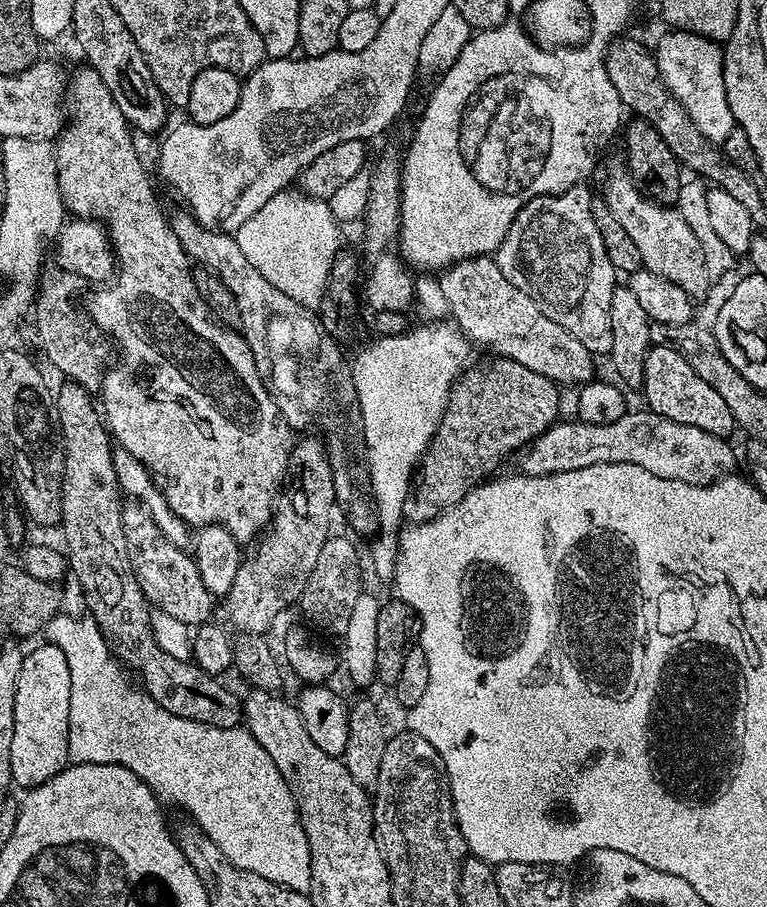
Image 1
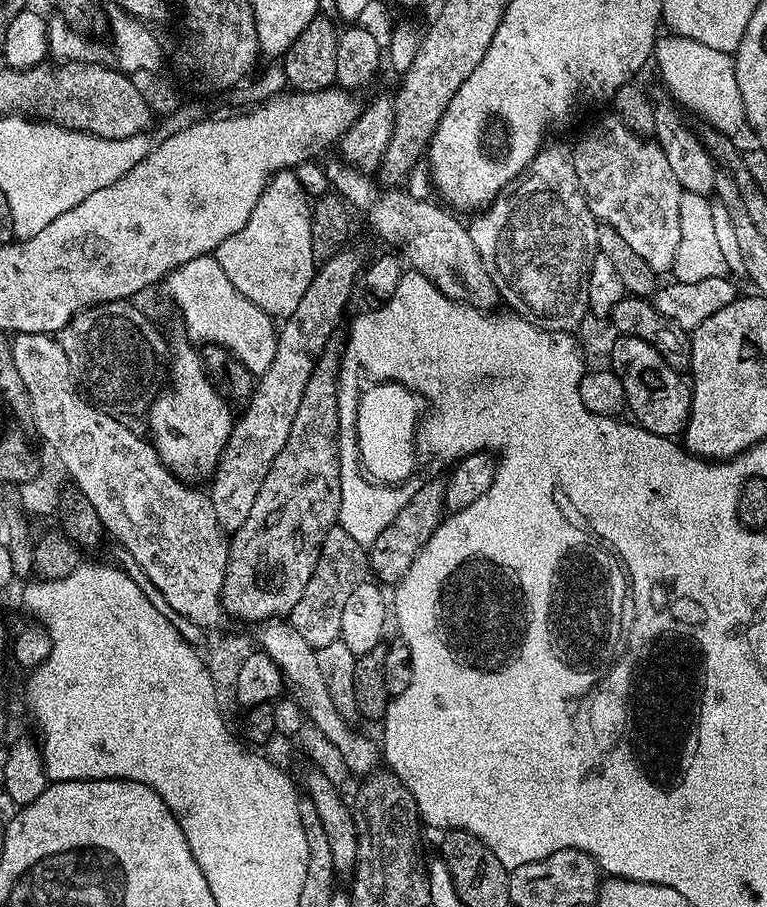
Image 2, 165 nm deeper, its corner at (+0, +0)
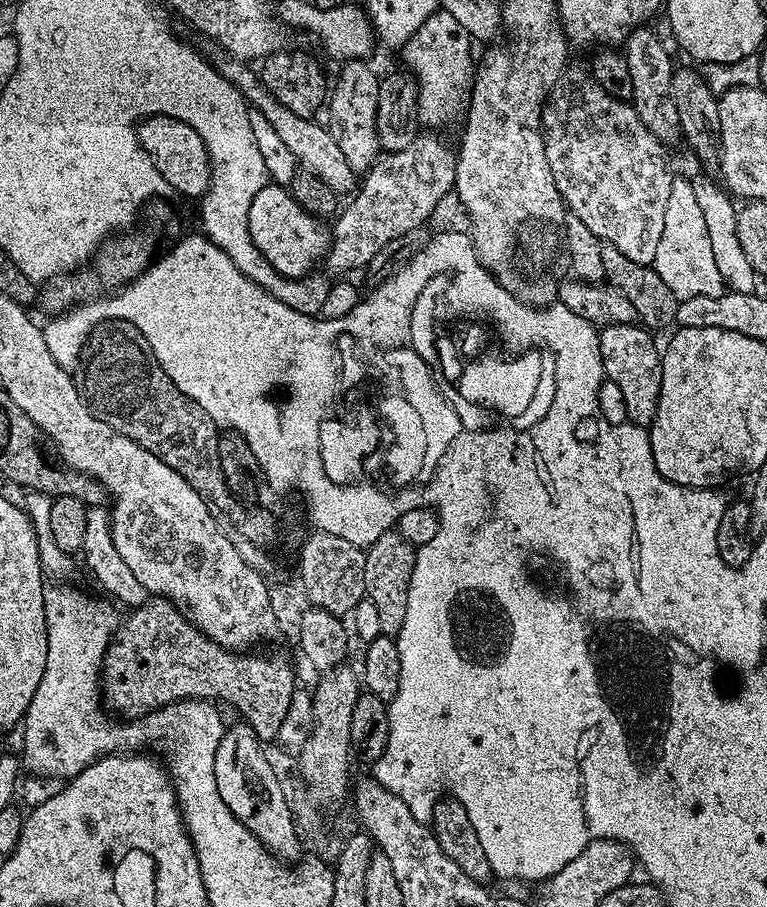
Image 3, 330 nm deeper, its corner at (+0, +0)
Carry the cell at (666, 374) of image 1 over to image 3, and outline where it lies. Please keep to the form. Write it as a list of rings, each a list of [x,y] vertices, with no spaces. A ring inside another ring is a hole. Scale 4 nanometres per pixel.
[[[635,323],[611,324],[599,329],[599,334],[605,377],[621,388],[629,421],[641,426],[651,425],[658,406],[658,396],[662,390],[662,362],[660,361],[662,352],[658,344],[656,348],[655,342],[652,341],[653,333],[639,323]]]

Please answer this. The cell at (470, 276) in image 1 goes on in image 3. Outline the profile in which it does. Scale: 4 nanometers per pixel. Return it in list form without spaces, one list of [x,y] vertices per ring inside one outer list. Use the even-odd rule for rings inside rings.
[[[227,54],[221,55],[221,57],[221,60],[215,61],[215,65],[222,74],[222,78],[229,80],[240,91],[240,95],[248,101],[249,105],[257,113],[260,111],[264,115],[266,123],[272,124],[277,138],[280,139],[281,146],[300,163],[299,167],[305,172],[322,178],[322,182],[326,182],[326,186],[330,186],[330,190],[334,190],[337,194],[344,194],[348,191],[351,193],[357,187],[358,173],[352,169],[350,162],[346,162],[346,158],[342,158],[342,150],[338,150],[338,142],[334,142],[327,127],[323,123],[315,124],[317,122],[315,119],[299,116],[286,110],[286,106],[282,106],[264,89],[264,83],[260,80],[259,75],[253,69],[251,72],[248,69],[251,67],[245,61],[236,60]]]

